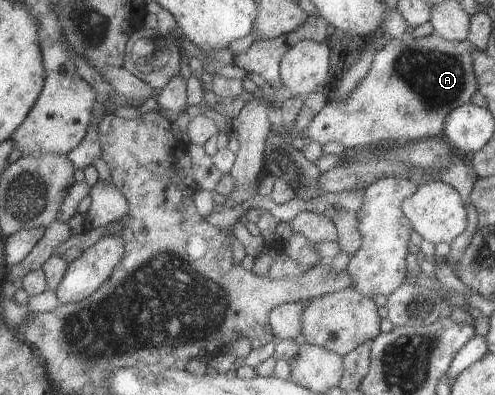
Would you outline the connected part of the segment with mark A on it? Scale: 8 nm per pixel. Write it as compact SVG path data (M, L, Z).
M434 32L418 38L412 37L408 42L392 39L385 45L378 46L373 54L370 68L361 81L358 81L345 98L327 100L303 130L302 138L309 138L310 141L321 145L334 141L352 149L442 137L448 113L460 105L470 103L473 94L478 90L479 82L472 66L471 54L474 50L475 46L467 40L447 41Z

